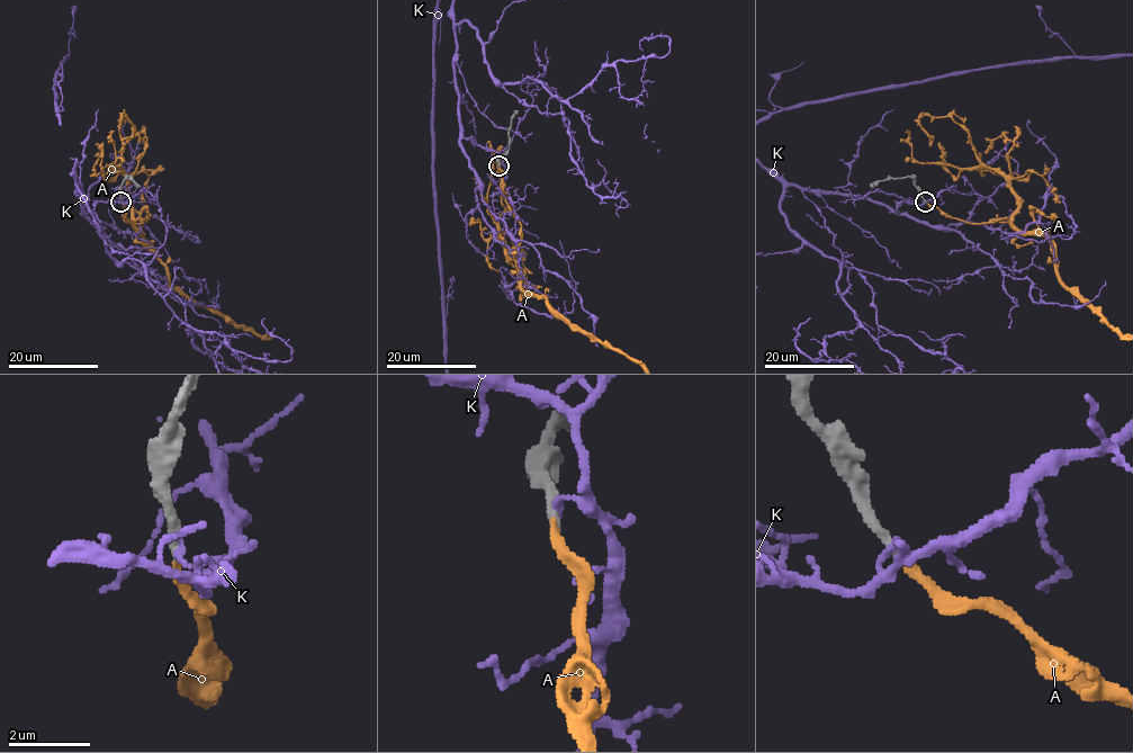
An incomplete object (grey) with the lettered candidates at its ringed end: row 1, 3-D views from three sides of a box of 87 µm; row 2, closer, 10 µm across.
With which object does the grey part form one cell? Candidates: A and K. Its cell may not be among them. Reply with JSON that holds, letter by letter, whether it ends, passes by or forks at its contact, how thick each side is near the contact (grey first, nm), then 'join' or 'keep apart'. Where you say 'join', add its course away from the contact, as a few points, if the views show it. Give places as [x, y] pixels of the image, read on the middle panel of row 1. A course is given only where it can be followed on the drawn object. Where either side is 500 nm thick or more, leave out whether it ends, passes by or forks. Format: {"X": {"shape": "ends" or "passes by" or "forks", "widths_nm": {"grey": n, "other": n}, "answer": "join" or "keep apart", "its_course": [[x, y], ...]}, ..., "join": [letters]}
{"A": {"shape": "ends", "widths_nm": {"grey": 240, "other": 240}, "answer": "join", "its_course": [[498, 167], [504, 199], [521, 225], [521, 242], [513, 250], [520, 286], [628, 355]]}, "K": {"shape": "ends", "widths_nm": {"grey": 300, "other": 170}, "answer": "keep apart"}, "join": ["A"]}

